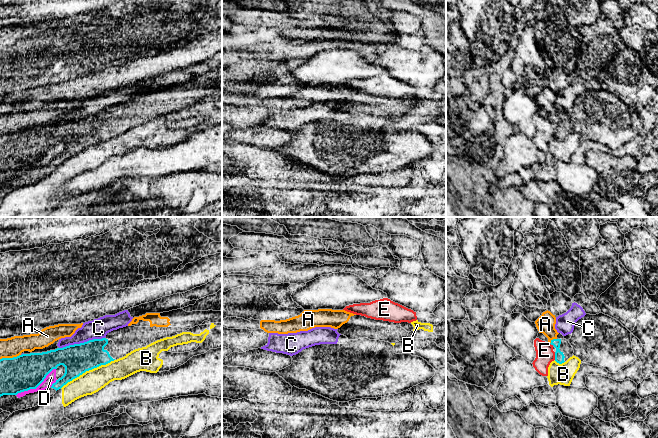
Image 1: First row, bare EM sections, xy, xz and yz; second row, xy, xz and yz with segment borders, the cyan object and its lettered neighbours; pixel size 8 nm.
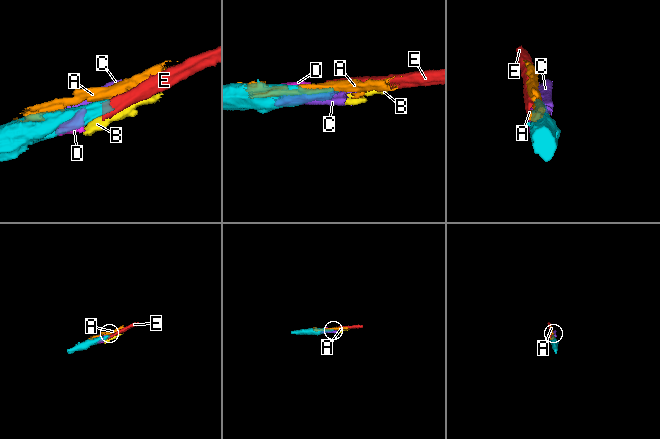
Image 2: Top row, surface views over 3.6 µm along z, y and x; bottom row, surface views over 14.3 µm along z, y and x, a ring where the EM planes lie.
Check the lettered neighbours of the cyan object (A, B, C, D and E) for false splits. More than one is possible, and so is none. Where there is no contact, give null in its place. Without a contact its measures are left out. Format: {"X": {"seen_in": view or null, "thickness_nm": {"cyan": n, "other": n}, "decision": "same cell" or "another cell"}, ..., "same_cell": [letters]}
{"A": {"seen_in": "yz", "thickness_nm": {"cyan": 80, "other": 150}, "decision": "another cell"}, "B": {"seen_in": "xy", "thickness_nm": {"cyan": 240, "other": 190}, "decision": "another cell"}, "C": {"seen_in": "xy", "thickness_nm": {"cyan": 240, "other": 160}, "decision": "another cell"}, "D": {"seen_in": "xy", "thickness_nm": {"cyan": 280, "other": 80}, "decision": "another cell"}, "E": {"seen_in": "yz", "thickness_nm": {"cyan": 80, "other": 150}, "decision": "another cell"}, "same_cell": []}

